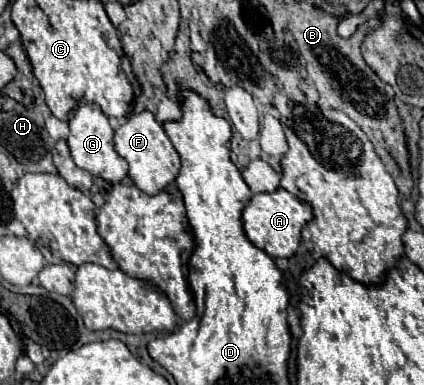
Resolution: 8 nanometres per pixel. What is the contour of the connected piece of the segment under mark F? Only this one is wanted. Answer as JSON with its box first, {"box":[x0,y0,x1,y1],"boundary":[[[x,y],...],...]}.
{"box":[115,111,181,195],"boundary":[[[149,111],[131,115],[127,119],[127,123],[123,123],[117,131],[115,131],[115,151],[129,163],[129,177],[131,181],[147,195],[157,195],[159,191],[163,191],[179,173],[181,169],[181,161],[179,155],[175,151],[175,147],[171,145],[169,137],[163,131],[163,125],[159,121],[155,121],[155,115]]]}

